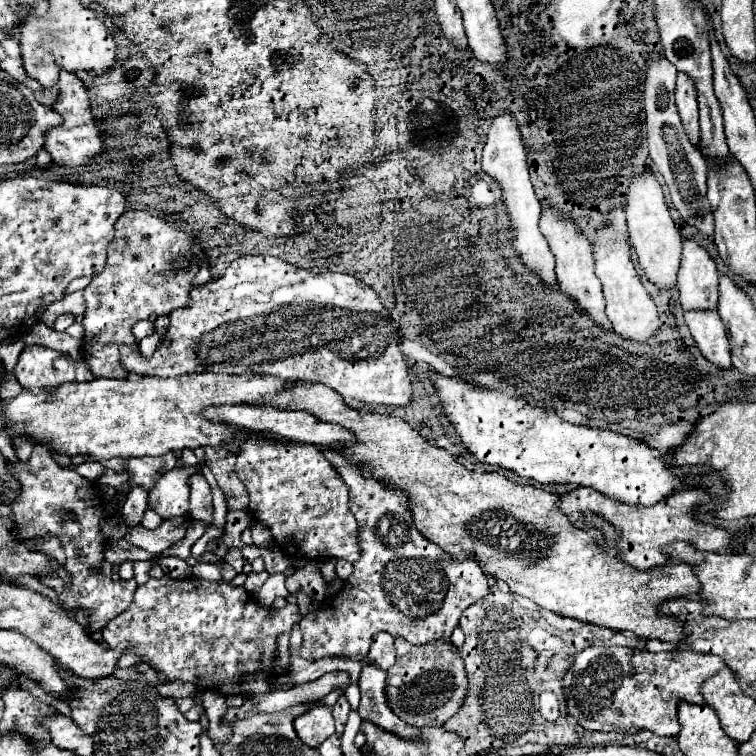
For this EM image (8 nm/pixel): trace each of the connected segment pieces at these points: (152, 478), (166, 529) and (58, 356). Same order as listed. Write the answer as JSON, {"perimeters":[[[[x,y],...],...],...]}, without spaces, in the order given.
{"perimeters":[[[[164,454],[158,458],[134,458],[128,460],[128,474],[130,474],[130,484],[134,486],[142,486],[146,490],[154,488],[156,480],[160,478],[160,468],[172,470],[176,466],[176,456],[174,454]]],[[[174,516],[162,522],[160,528],[156,530],[146,530],[142,526],[134,526],[126,532],[126,540],[138,548],[144,548],[146,552],[160,554],[180,542],[188,530],[188,518],[184,516]]],[[[30,346],[20,354],[14,374],[26,390],[50,392],[58,384],[76,380],[76,360],[44,346]]]]}

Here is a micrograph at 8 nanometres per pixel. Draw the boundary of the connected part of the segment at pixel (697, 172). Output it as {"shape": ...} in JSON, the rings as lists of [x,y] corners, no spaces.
{"shape":[[[650,54],[648,66],[646,66],[646,90],[644,90],[650,158],[654,160],[656,170],[662,174],[664,182],[670,190],[672,204],[680,212],[682,222],[694,226],[708,240],[712,240],[714,238],[714,224],[710,224],[712,208],[710,208],[710,202],[706,200],[708,166],[706,166],[706,160],[702,158],[700,150],[696,146],[692,146],[686,138],[684,126],[680,122],[676,104],[674,104],[674,88],[676,88],[676,68],[666,58],[662,58],[658,54]]]}

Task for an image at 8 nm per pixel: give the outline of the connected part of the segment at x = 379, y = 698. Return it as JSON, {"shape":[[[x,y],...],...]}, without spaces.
{"shape":[[[362,660],[362,674],[360,674],[362,700],[358,708],[360,718],[378,724],[382,730],[398,734],[404,740],[420,740],[420,728],[408,726],[388,708],[384,682],[386,682],[386,672],[380,670],[374,662]]]}

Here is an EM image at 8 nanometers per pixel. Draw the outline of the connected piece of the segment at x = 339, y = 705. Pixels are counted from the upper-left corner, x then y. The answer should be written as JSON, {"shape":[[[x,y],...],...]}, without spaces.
{"shape":[[[344,696],[338,698],[338,702],[332,708],[332,714],[334,714],[334,720],[336,720],[336,734],[342,736],[346,720],[348,720],[348,714],[350,714],[350,706],[348,706],[348,702],[346,702]]]}

